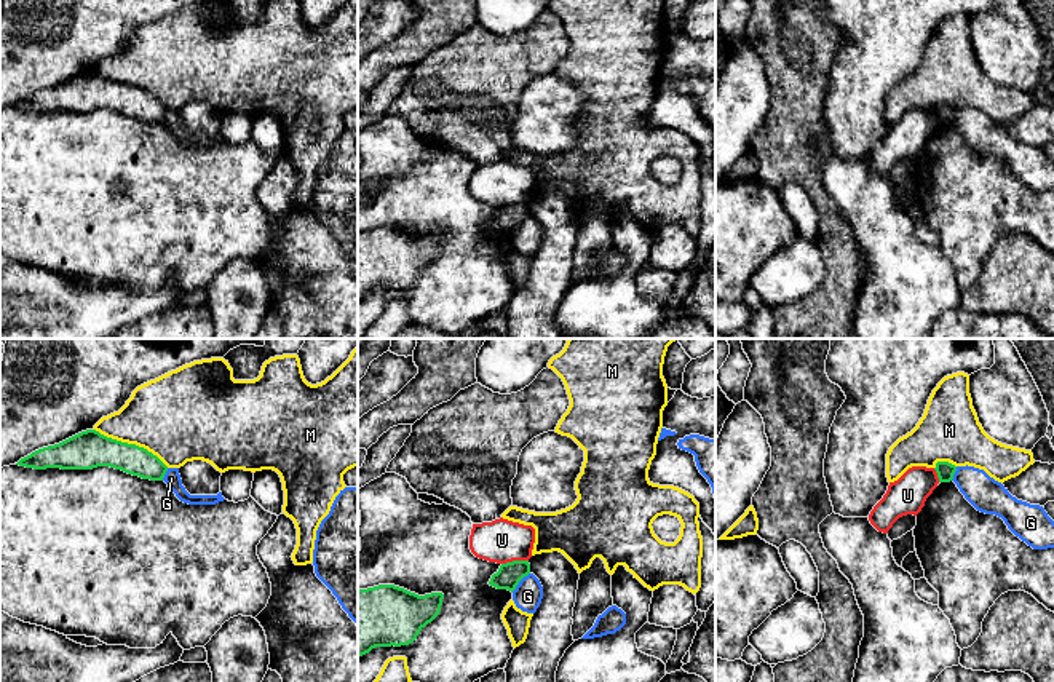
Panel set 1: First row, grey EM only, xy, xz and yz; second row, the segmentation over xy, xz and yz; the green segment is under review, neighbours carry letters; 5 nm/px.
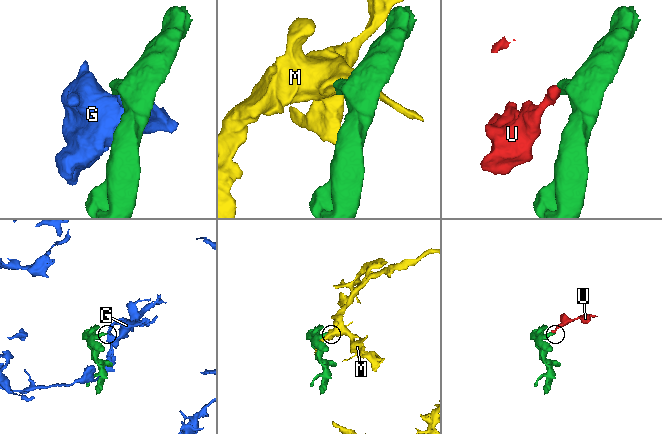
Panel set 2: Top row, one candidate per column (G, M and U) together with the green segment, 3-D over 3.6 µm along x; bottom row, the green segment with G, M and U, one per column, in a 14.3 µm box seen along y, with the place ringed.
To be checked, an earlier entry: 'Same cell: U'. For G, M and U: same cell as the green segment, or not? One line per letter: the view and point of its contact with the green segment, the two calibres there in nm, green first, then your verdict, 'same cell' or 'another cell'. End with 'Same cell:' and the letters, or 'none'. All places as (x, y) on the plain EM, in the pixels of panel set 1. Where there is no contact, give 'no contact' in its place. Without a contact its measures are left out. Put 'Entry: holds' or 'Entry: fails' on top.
Entry: fails
G: contact xz (519, 222); calibres 120 and 150 nm; another cell
M: contact xy (131, 87); calibres 190 and 420 nm; another cell
U: contact xz (515, 203); calibres 120 and 220 nm; another cell
Same cell: none

